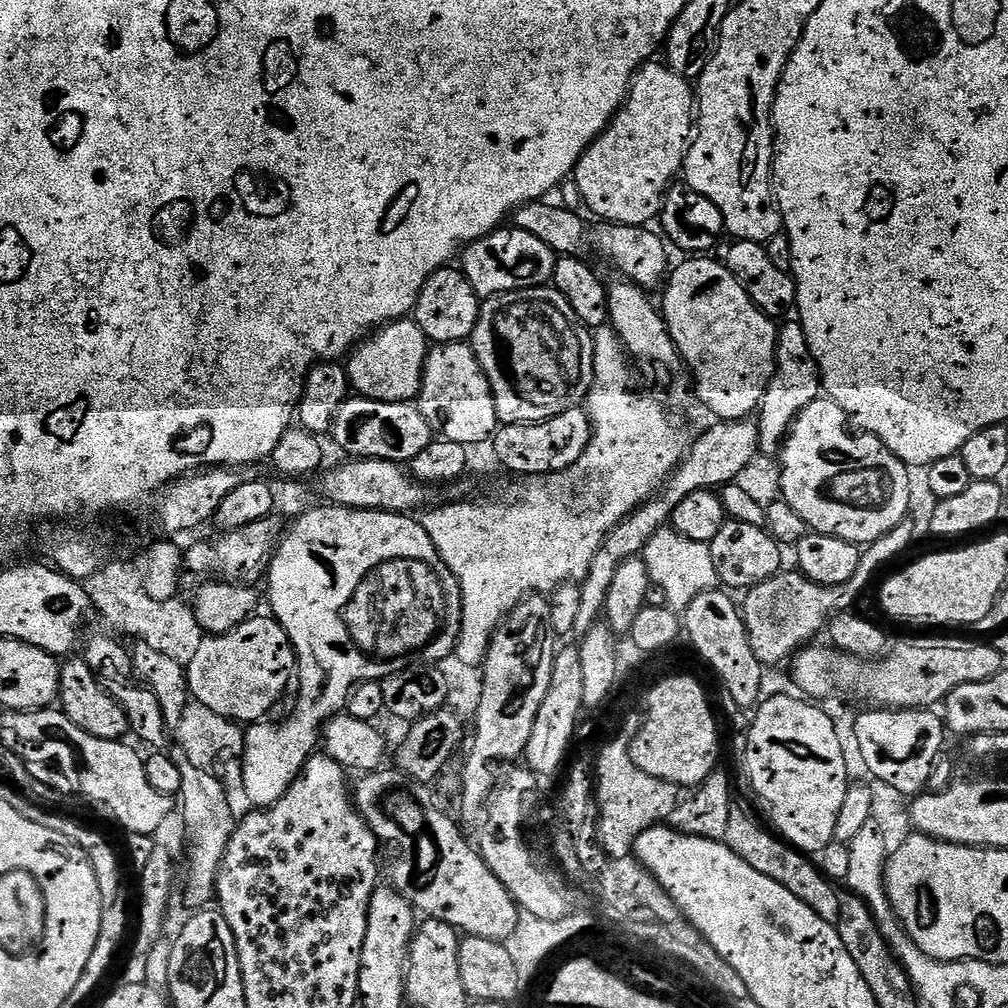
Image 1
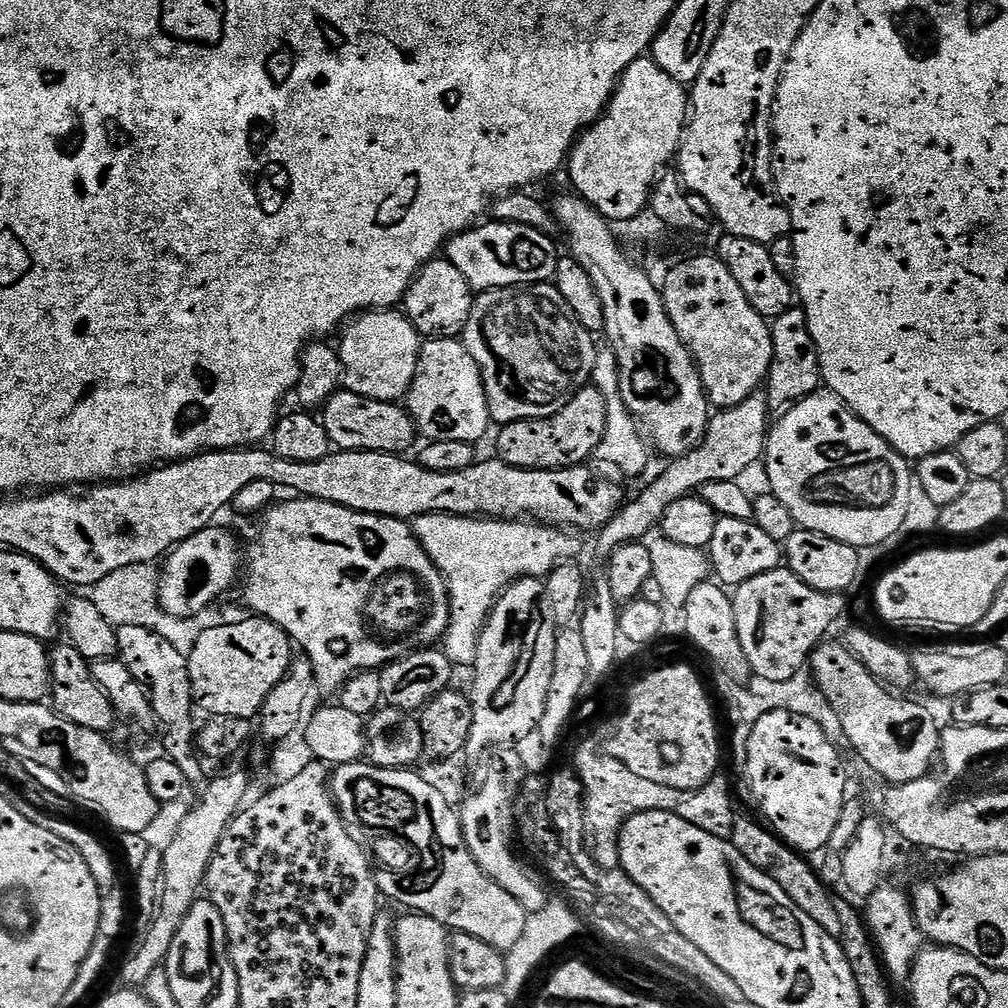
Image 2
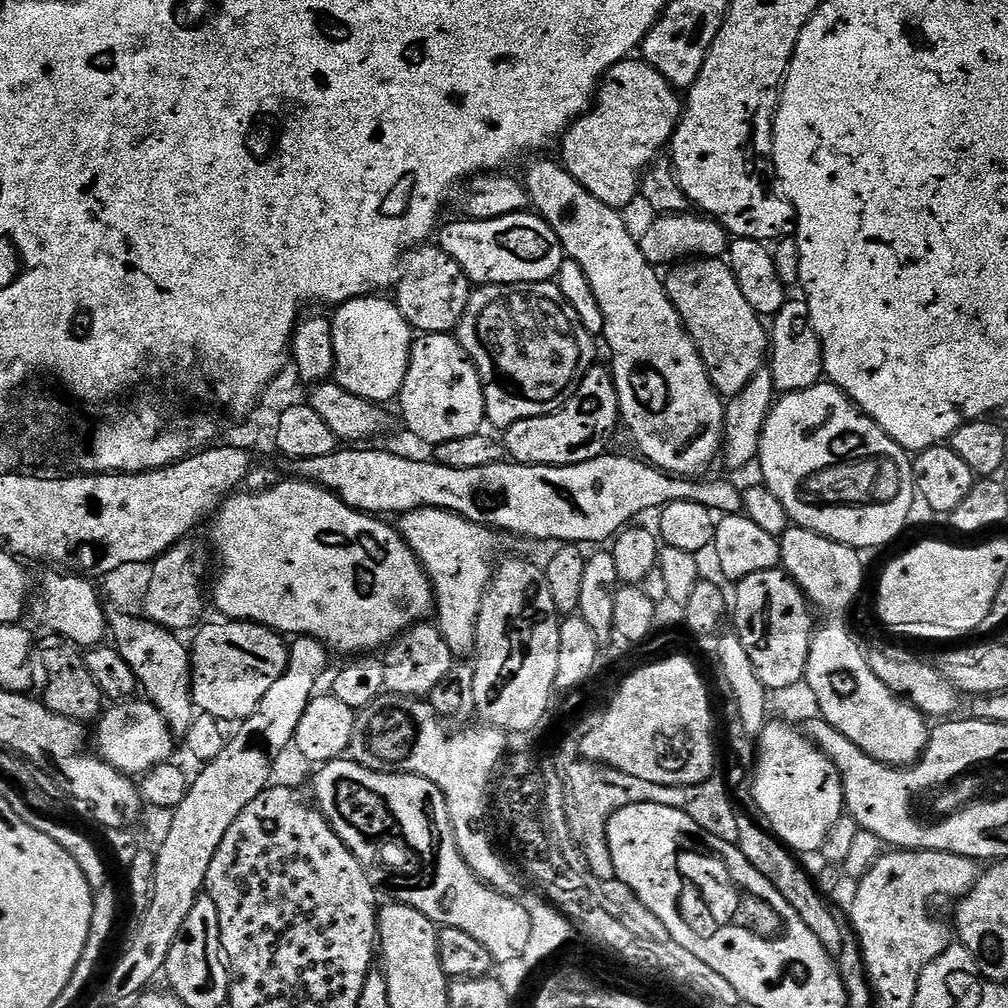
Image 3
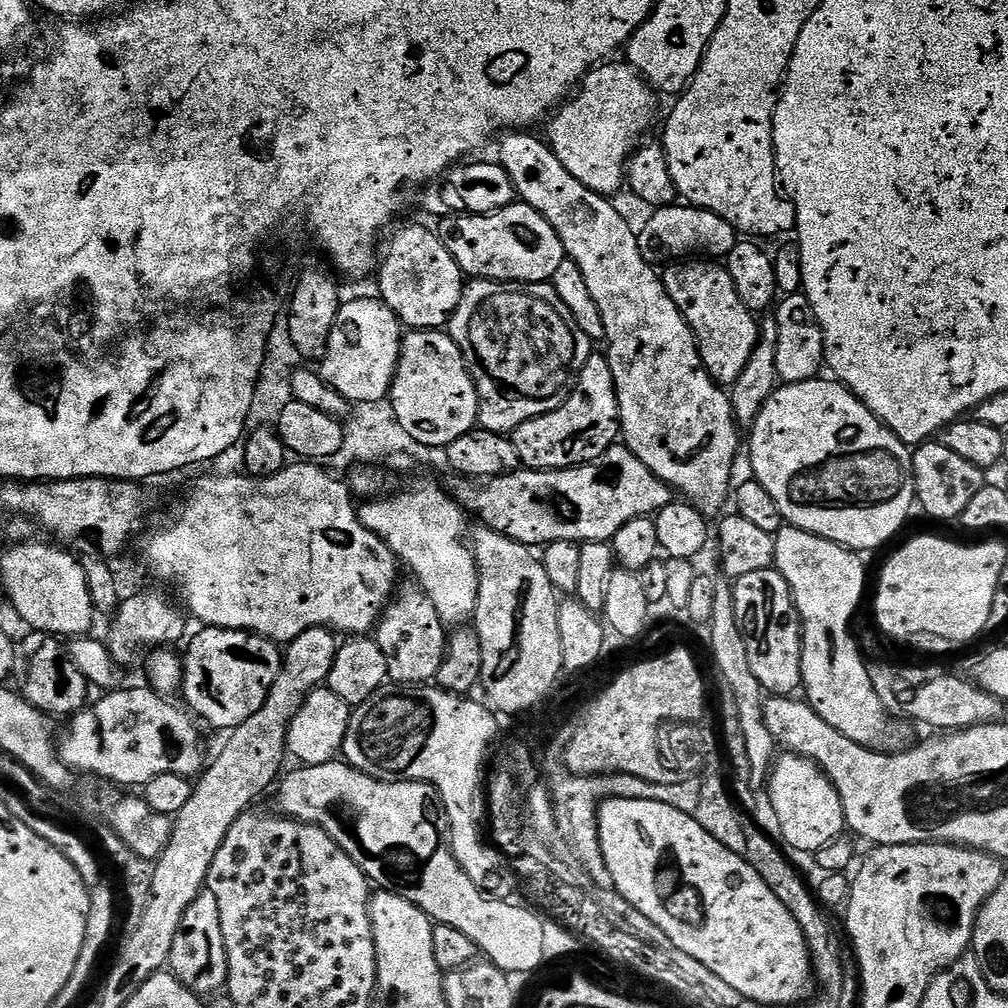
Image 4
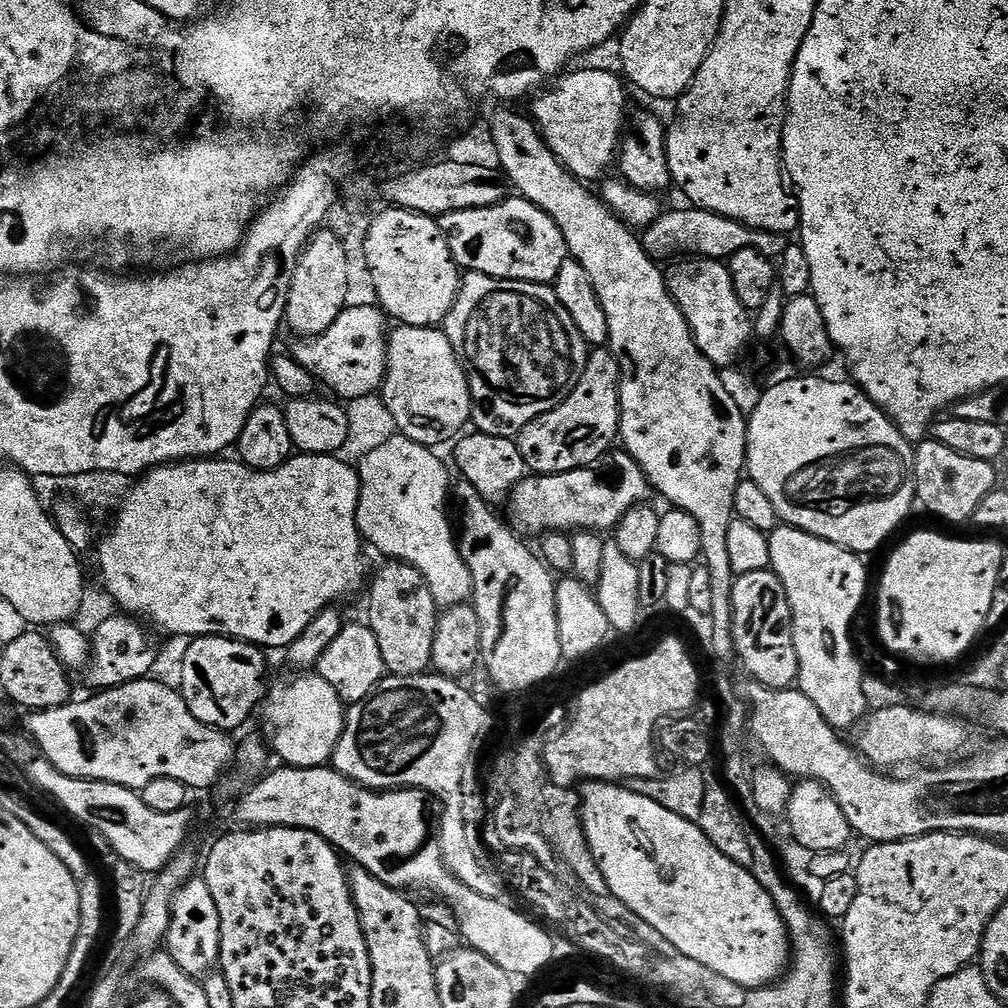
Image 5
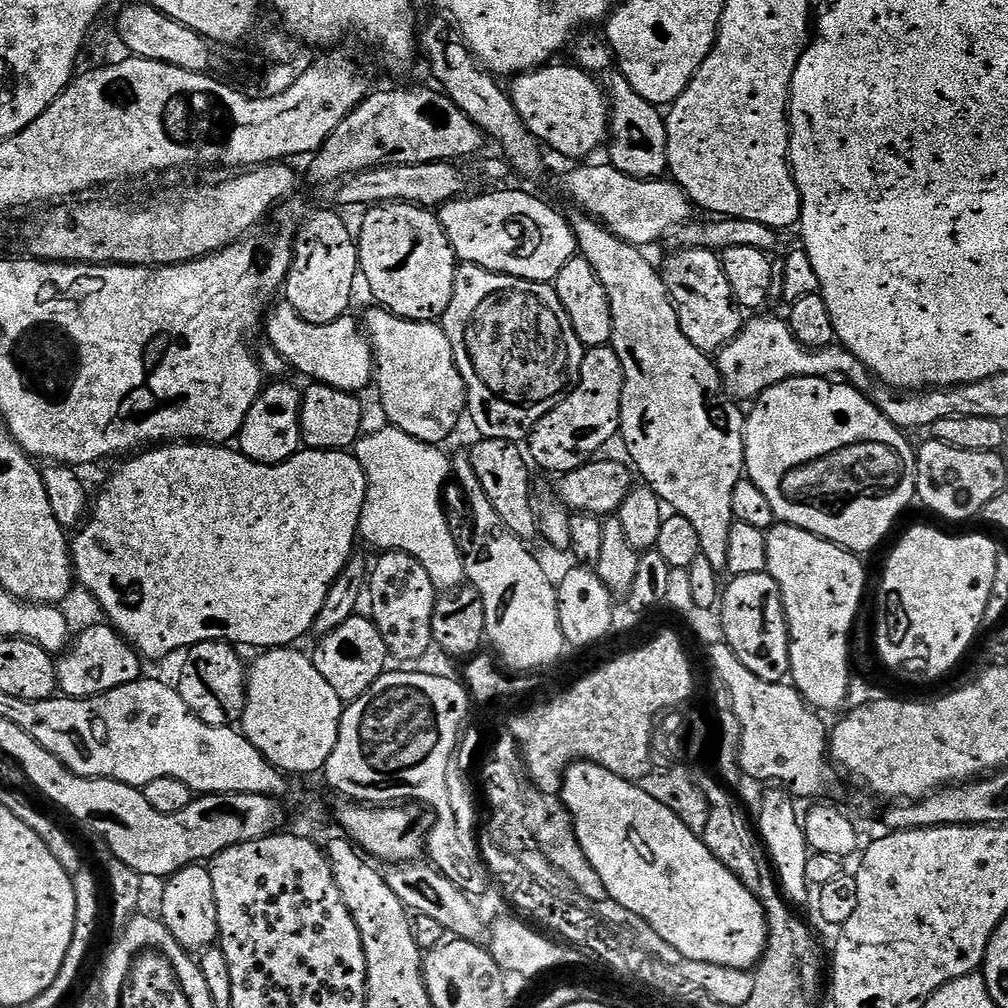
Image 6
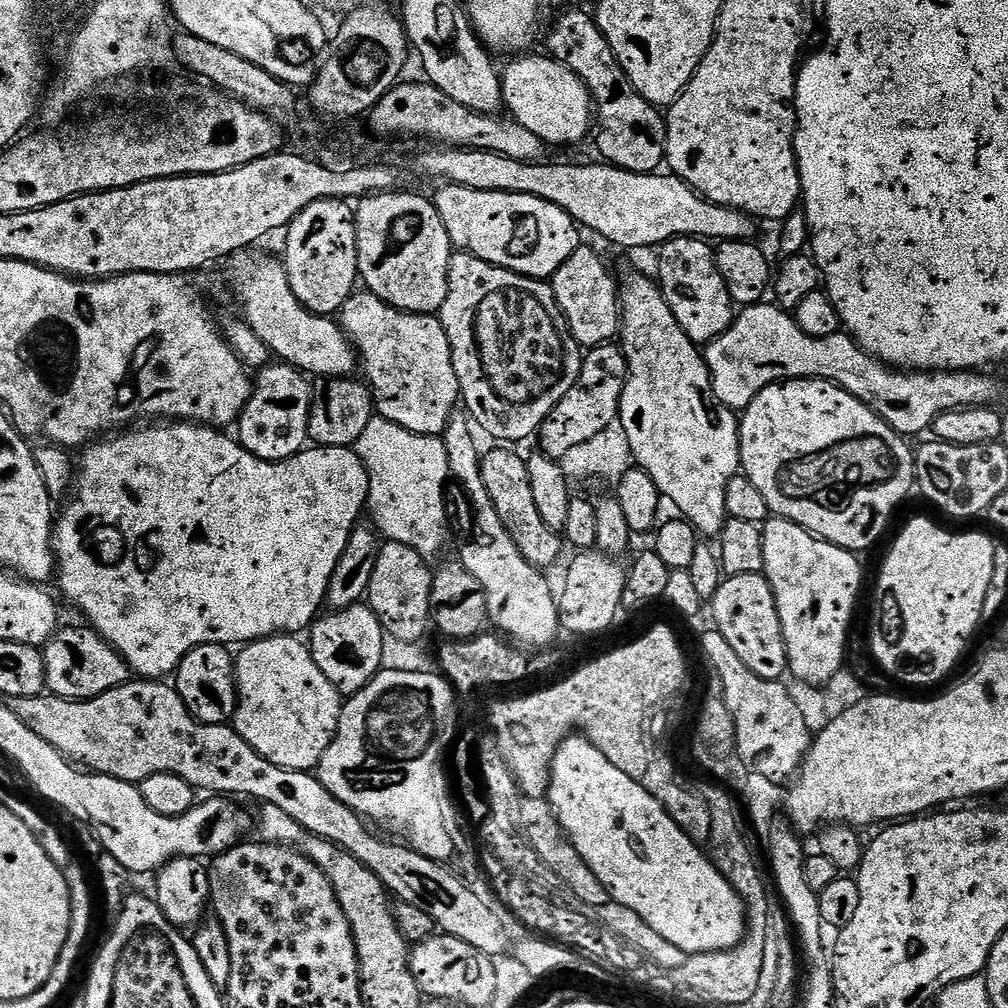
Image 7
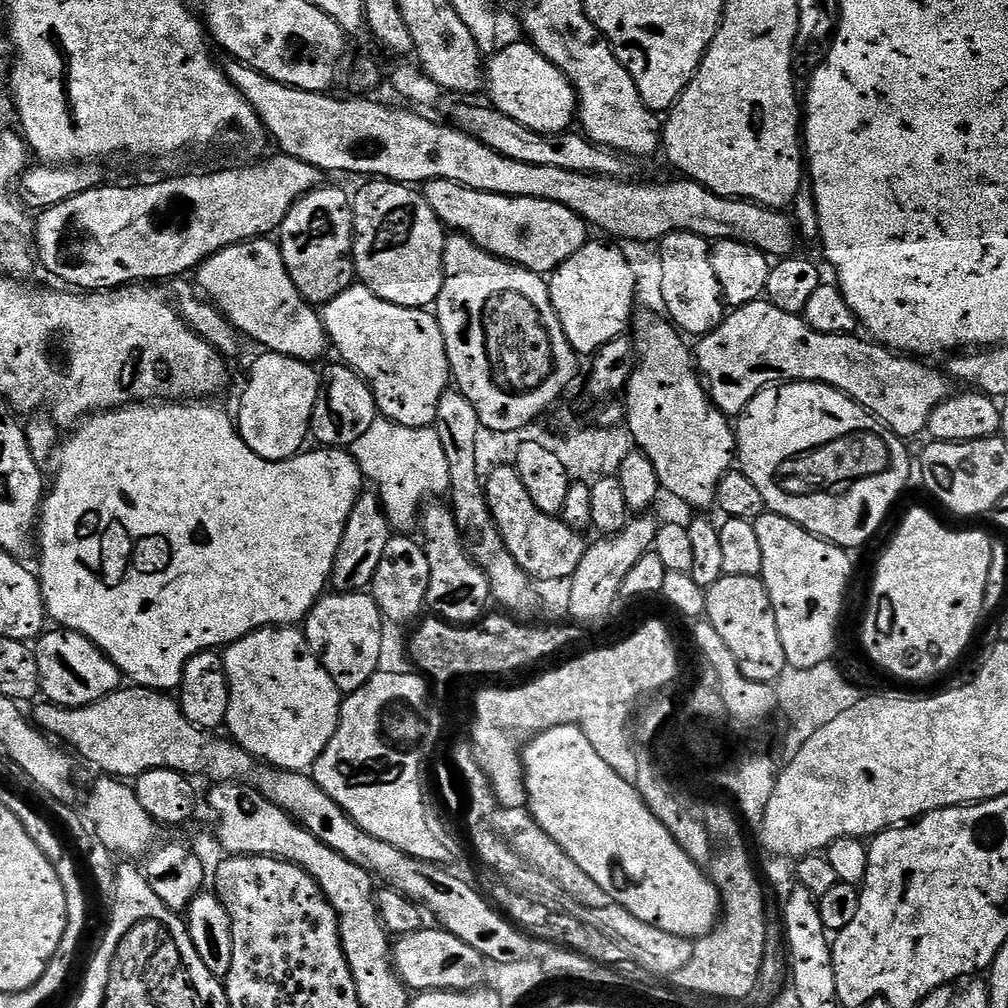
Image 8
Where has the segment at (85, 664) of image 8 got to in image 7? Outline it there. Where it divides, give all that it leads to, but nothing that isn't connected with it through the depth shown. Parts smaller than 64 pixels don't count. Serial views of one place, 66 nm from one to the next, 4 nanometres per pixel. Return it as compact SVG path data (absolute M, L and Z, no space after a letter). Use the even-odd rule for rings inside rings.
M91 626L84 628L61 627L43 645L46 666L47 691L67 700L89 700L106 690L114 690L119 684L129 683L128 663L108 641L103 640Z

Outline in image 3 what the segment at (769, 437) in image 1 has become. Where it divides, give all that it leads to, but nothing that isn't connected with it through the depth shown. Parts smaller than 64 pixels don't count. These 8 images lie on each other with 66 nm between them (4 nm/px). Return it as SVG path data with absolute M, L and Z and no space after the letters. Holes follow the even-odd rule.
M802 298L789 299L770 324L770 367L777 393L797 392L825 379L822 342L810 322L810 306Z

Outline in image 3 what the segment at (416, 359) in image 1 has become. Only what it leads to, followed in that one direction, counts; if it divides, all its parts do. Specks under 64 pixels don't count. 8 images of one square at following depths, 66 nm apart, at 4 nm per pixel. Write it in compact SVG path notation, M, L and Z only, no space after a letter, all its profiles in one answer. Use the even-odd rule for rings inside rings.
M373 294L347 300L335 309L336 316L331 317L331 322L336 359L334 383L372 404L388 406L399 397L402 382L406 382L414 329L406 322L395 299L384 298Z

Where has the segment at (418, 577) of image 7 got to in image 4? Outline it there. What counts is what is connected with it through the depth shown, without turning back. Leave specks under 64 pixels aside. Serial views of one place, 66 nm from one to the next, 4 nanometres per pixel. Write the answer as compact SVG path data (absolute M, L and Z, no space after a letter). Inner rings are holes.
M415 582L399 585L390 603L380 613L374 639L382 655L388 659L388 680L401 686L424 686L435 681L444 661L444 649L448 646L446 625L438 618L434 602L430 602Z

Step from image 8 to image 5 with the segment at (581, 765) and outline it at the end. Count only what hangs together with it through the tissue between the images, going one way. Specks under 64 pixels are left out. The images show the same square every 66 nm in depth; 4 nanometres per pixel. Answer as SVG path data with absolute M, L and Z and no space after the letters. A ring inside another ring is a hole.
M594 780L585 783L579 789L578 795L582 801L580 817L584 820L584 833L588 839L588 849L594 854L594 862L598 862L598 870L602 874L602 878L606 878L606 886L609 887L614 898L620 899L634 914L642 918L643 922L654 926L655 930L658 930L663 938L666 938L676 948L679 955L702 963L710 970L714 970L714 974L722 974L722 978L730 978L732 982L738 982L738 986L742 986L745 990L775 985L784 976L790 964L788 930L784 919L778 914L770 894L760 885L758 878L754 878L751 868L744 868L738 862L726 858L726 854L722 854L722 850L718 850L718 846L714 846L714 842L710 842L710 838L706 838L706 834L701 830L697 821L682 818L678 814L674 814L674 810L666 810L666 806L662 806L642 794L634 794L623 783Z

